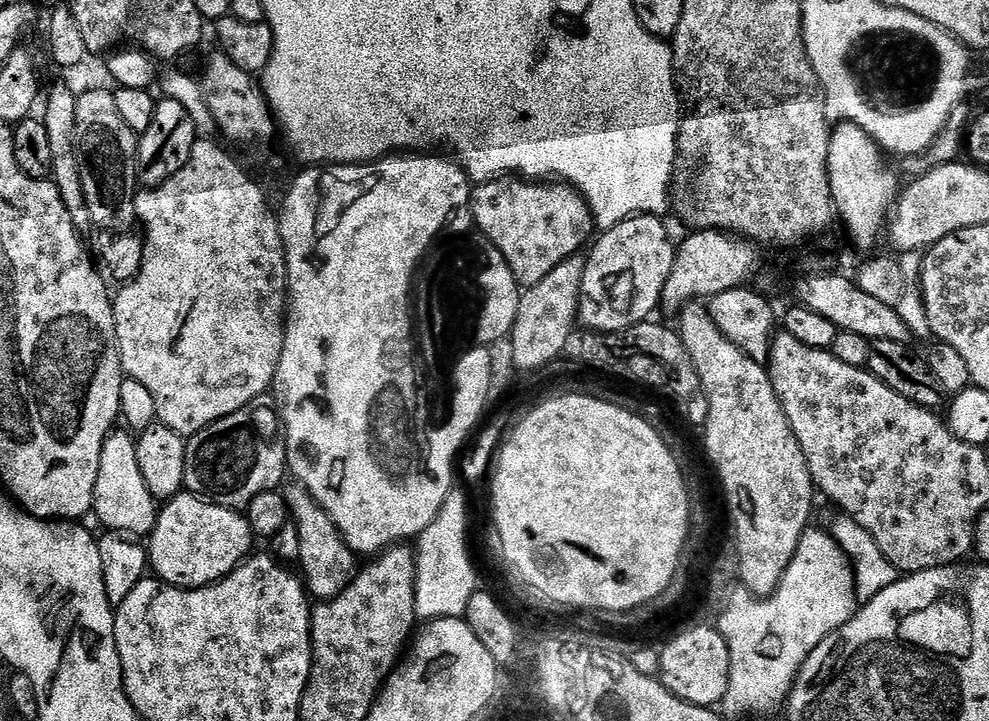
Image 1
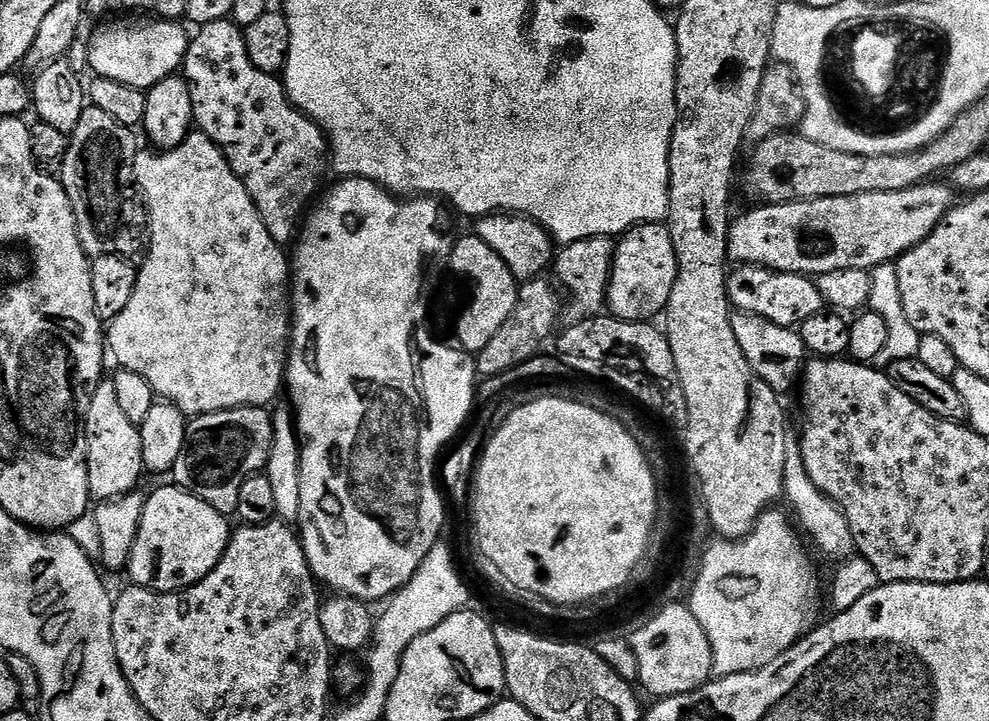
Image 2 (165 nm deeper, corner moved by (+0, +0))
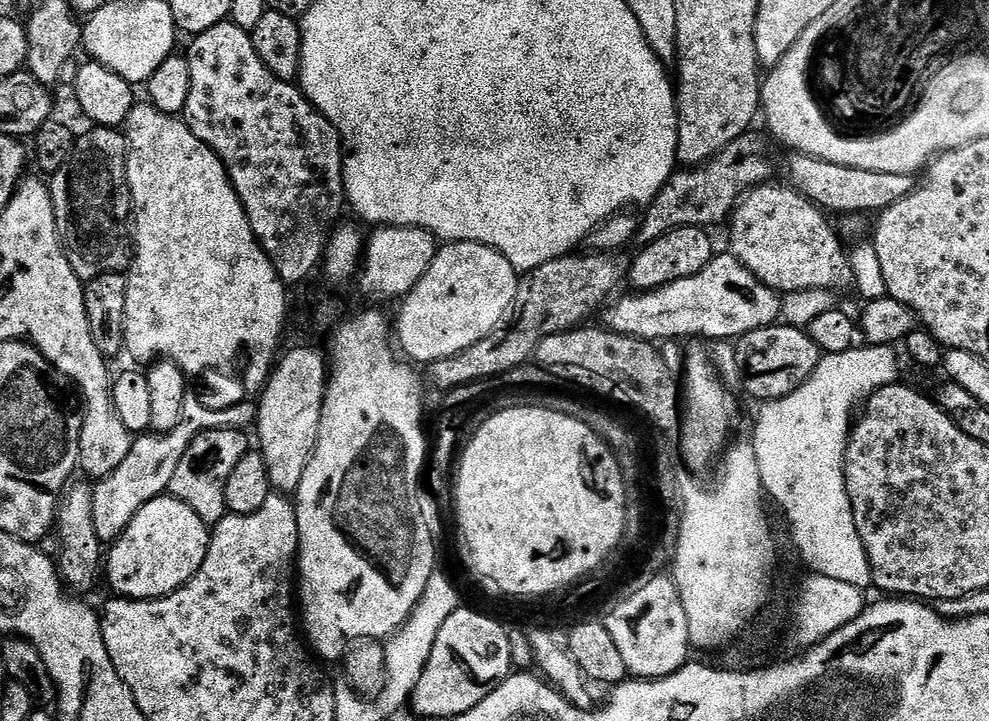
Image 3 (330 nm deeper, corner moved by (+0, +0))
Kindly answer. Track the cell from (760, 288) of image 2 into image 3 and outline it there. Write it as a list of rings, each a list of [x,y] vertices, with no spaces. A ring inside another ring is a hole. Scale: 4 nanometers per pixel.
[[[731,254],[713,255],[711,262],[702,270],[698,270],[698,274],[684,276],[666,286],[655,288],[652,292],[637,291],[632,295],[636,296],[624,296],[620,301],[617,299],[607,305],[608,320],[606,320],[606,324],[618,334],[633,336],[639,340],[676,342],[672,340],[680,340],[683,336],[705,336],[708,340],[720,340],[716,342],[732,342],[747,332],[768,328],[780,320],[781,297],[773,288],[763,284],[737,256]]]

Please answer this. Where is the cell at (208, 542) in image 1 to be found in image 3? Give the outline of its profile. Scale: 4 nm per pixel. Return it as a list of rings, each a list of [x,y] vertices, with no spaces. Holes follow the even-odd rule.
[[[165,494],[154,498],[150,502],[146,502],[146,506],[142,506],[142,510],[138,510],[138,514],[134,514],[134,518],[130,522],[130,526],[126,526],[124,533],[120,535],[119,540],[111,545],[112,548],[106,552],[106,576],[108,572],[108,584],[113,588],[115,595],[120,598],[130,600],[158,600],[161,596],[168,596],[172,592],[177,592],[179,588],[183,588],[184,584],[190,578],[194,578],[194,574],[202,566],[202,562],[208,553],[208,542],[210,539],[209,525],[202,522],[202,518],[198,518],[198,514],[194,514],[194,510],[190,510],[190,506],[186,506],[186,502],[176,500],[172,495]]]

